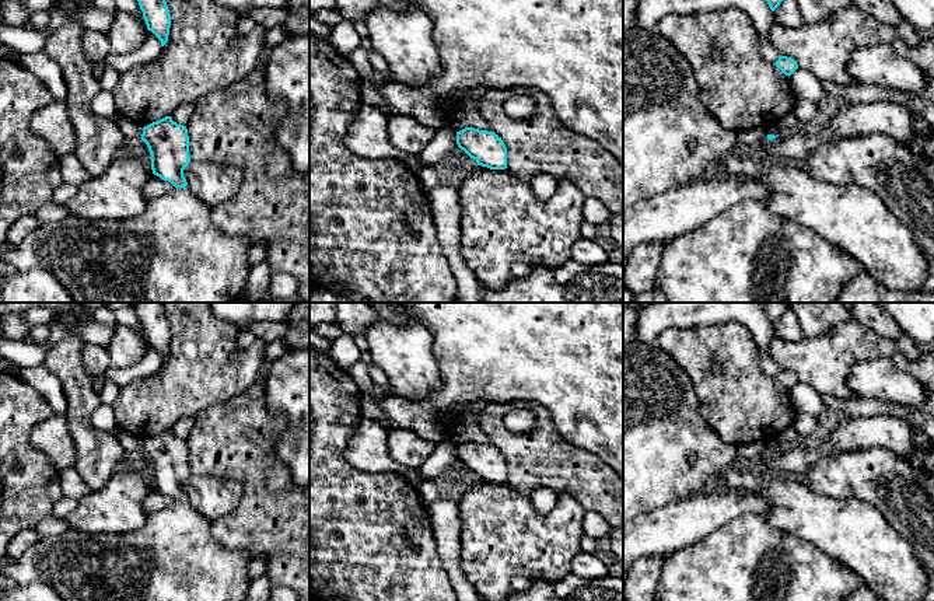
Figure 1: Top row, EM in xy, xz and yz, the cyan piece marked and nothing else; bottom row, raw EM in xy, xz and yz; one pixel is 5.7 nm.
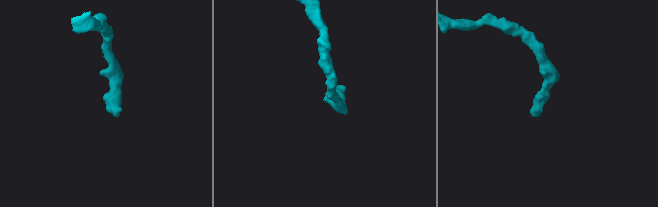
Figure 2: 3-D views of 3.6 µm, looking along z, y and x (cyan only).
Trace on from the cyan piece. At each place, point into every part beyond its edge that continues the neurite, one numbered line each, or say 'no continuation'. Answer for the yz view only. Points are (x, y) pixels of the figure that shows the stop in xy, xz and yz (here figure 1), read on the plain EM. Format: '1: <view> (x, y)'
no continuation

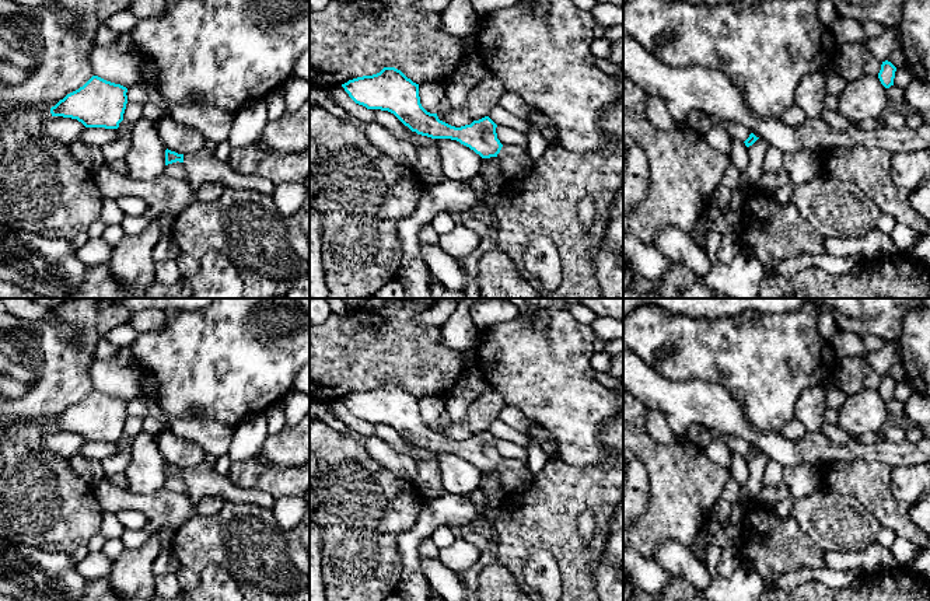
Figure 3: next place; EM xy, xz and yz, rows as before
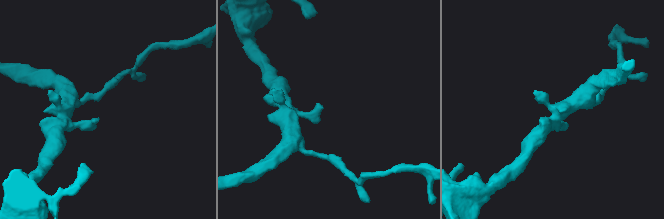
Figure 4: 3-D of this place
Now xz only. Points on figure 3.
1: xz (516, 475)

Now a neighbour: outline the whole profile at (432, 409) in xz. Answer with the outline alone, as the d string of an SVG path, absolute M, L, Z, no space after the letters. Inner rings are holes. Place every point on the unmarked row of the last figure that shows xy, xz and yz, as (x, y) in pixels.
M443 395L419 398L419 410L422 420L430 426L437 427L445 417L445 402Z

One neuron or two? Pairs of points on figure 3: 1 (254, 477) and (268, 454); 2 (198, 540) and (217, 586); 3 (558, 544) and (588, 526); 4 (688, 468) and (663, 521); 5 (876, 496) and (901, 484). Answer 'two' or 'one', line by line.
1: two
2: two
3: two
4: one
5: two

